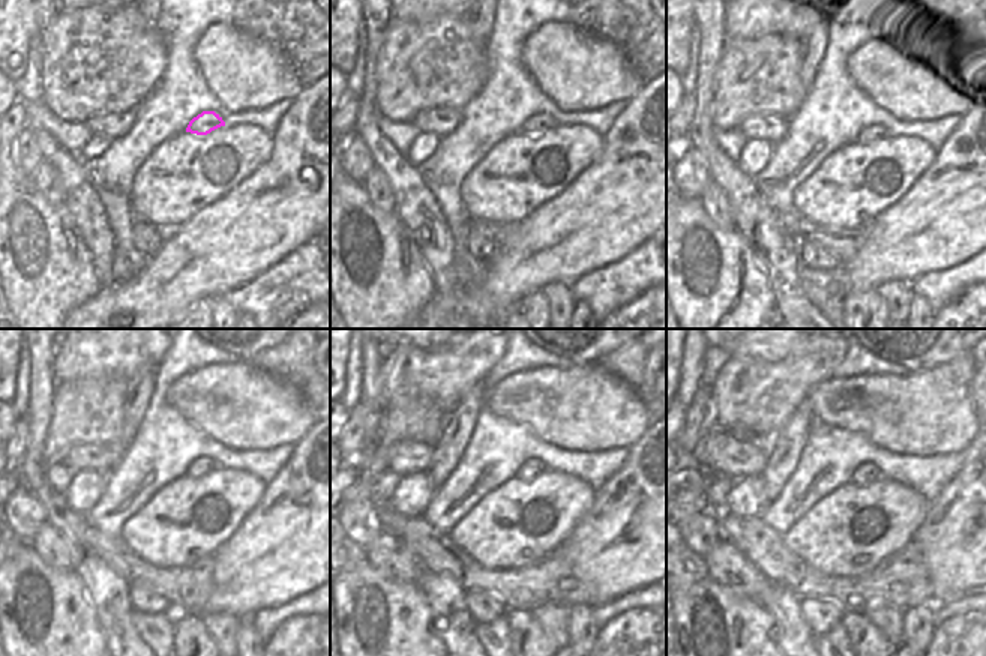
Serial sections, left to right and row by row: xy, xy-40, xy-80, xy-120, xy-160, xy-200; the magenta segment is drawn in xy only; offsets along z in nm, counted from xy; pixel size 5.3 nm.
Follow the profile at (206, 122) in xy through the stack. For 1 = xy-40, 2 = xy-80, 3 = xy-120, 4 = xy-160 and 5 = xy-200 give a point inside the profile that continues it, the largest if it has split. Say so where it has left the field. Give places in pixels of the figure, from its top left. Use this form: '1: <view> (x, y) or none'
1: xy-40 (539, 123)
2: xy-80 (875, 131)
3: xy-120 (201, 466)
4: xy-160 (532, 469)
5: xy-200 (866, 473)

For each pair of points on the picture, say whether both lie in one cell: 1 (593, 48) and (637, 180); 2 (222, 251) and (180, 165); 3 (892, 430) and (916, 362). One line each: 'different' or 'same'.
1: different
2: different
3: different

